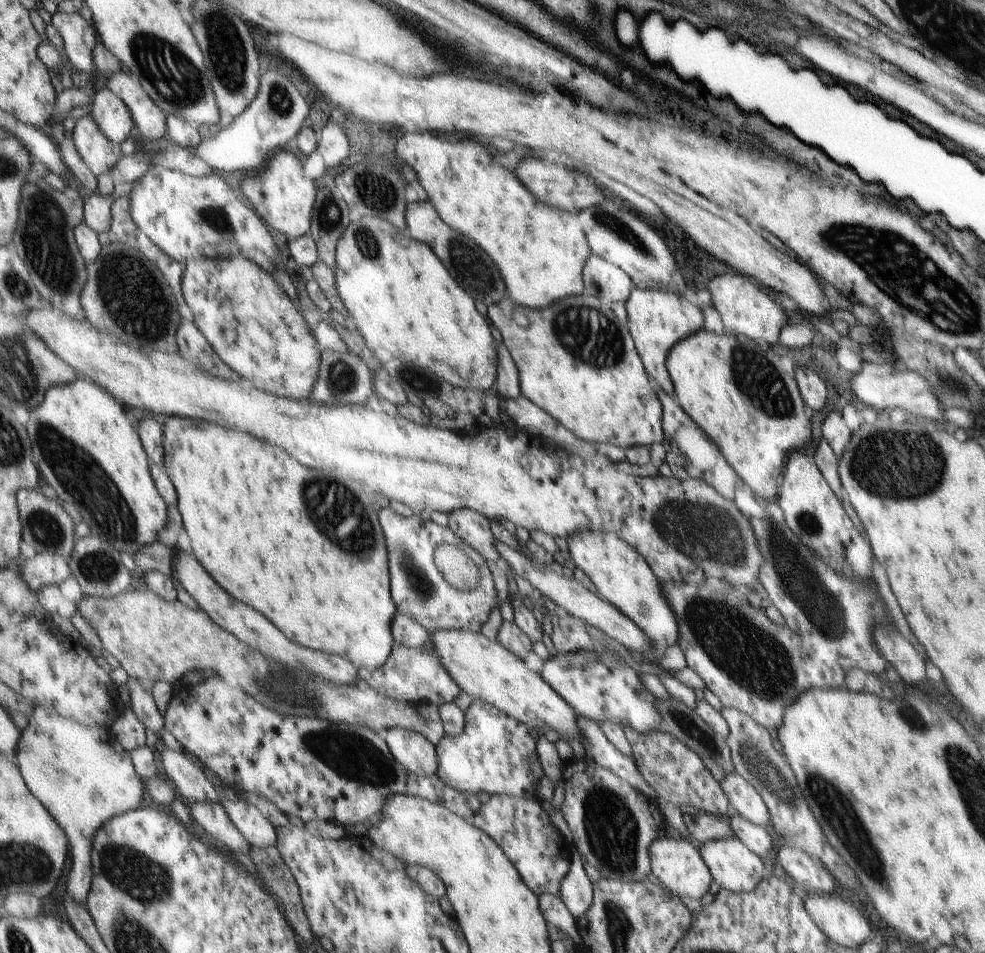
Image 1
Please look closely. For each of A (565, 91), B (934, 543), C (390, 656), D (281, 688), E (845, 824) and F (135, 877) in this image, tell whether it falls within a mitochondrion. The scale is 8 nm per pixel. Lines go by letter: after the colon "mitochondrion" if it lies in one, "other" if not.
A: other
B: other
C: other
D: mitochondrion
E: mitochondrion
F: mitochondrion

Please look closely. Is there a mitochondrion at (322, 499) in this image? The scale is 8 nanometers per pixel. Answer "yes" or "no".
yes

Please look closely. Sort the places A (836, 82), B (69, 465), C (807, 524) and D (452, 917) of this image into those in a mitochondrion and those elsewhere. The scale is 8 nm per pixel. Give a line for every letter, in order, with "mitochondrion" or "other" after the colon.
A: other
B: mitochondrion
C: mitochondrion
D: other

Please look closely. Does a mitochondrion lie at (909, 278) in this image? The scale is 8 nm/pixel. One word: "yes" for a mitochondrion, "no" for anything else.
yes

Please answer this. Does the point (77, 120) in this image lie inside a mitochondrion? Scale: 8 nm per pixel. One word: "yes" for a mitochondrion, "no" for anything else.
no

